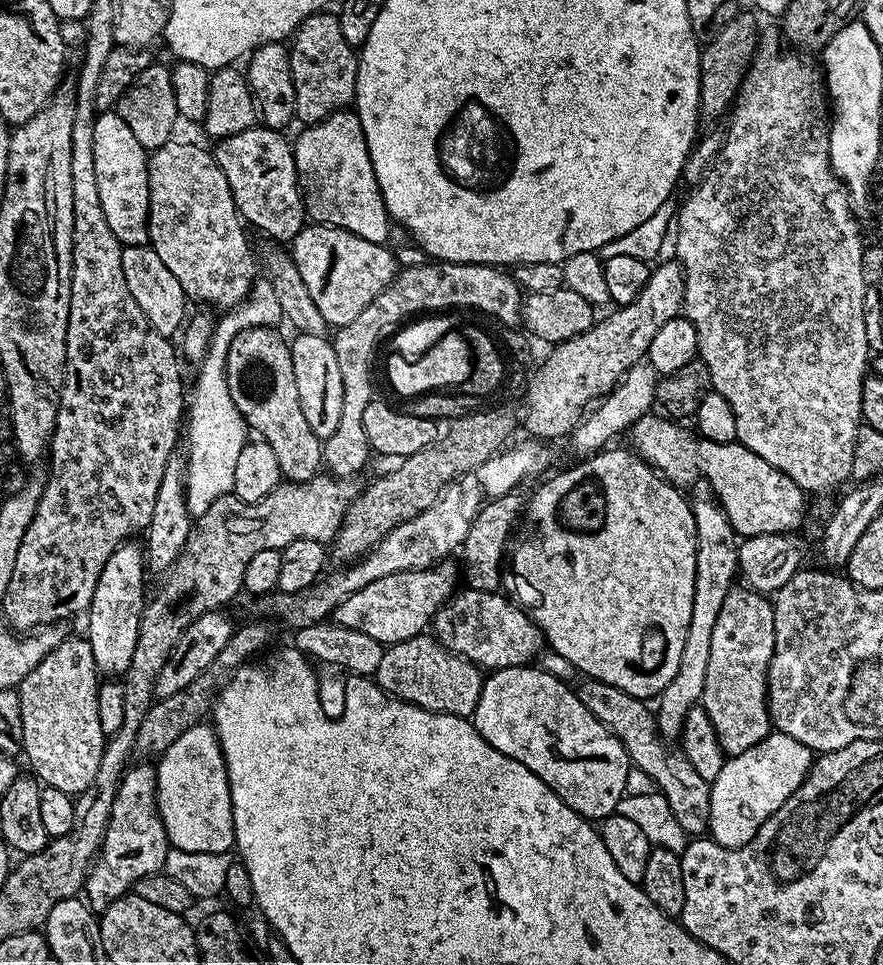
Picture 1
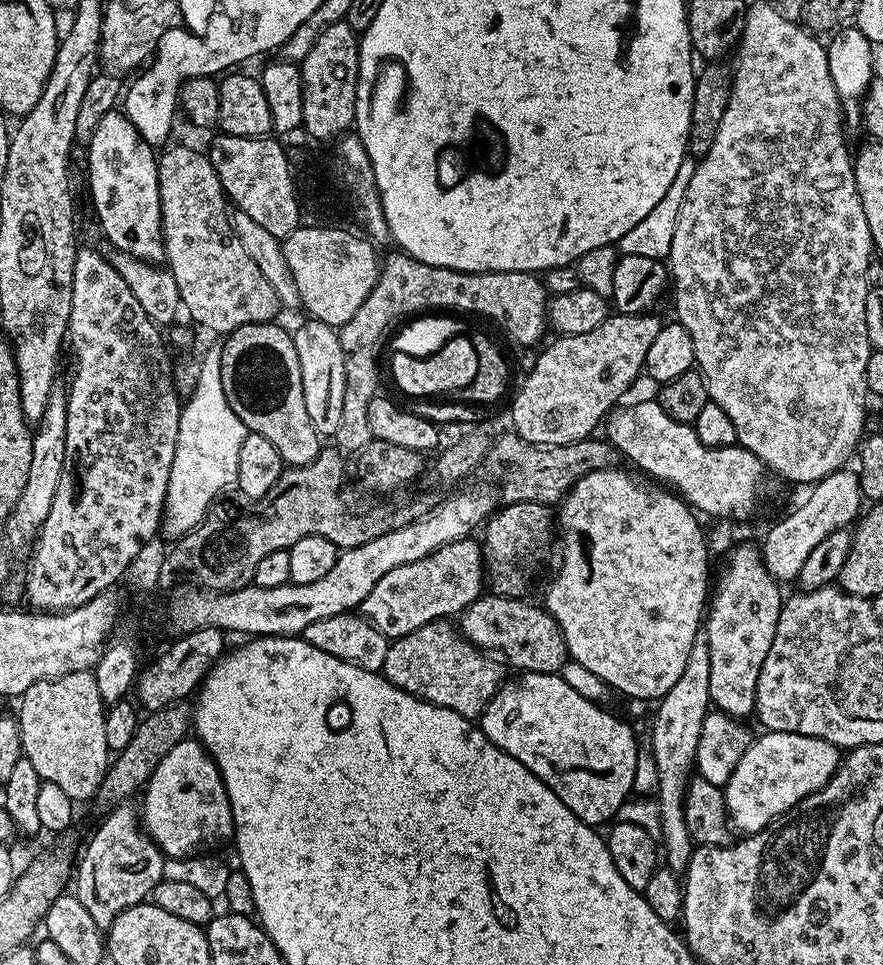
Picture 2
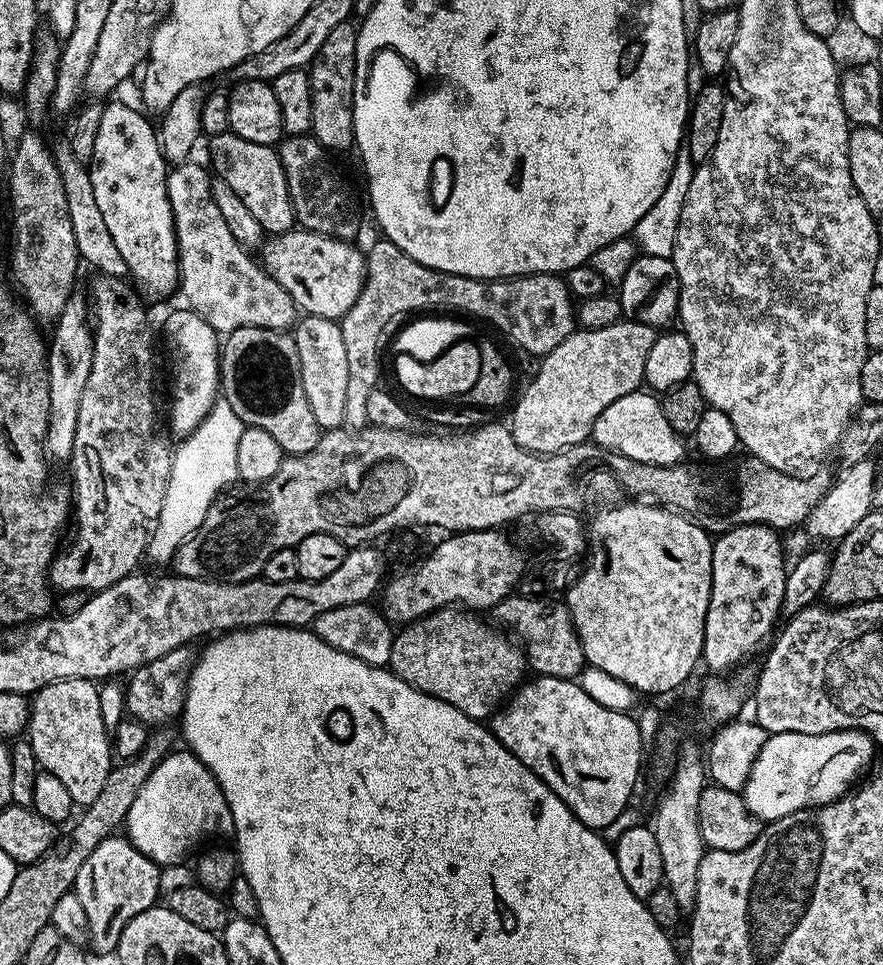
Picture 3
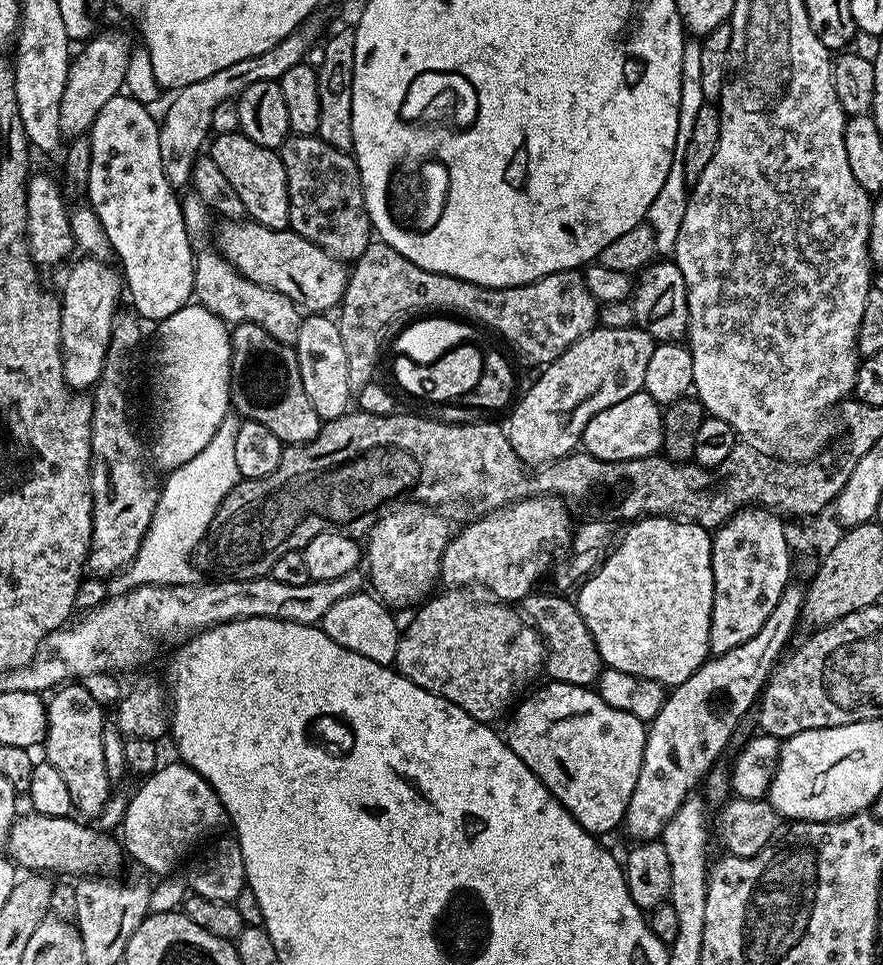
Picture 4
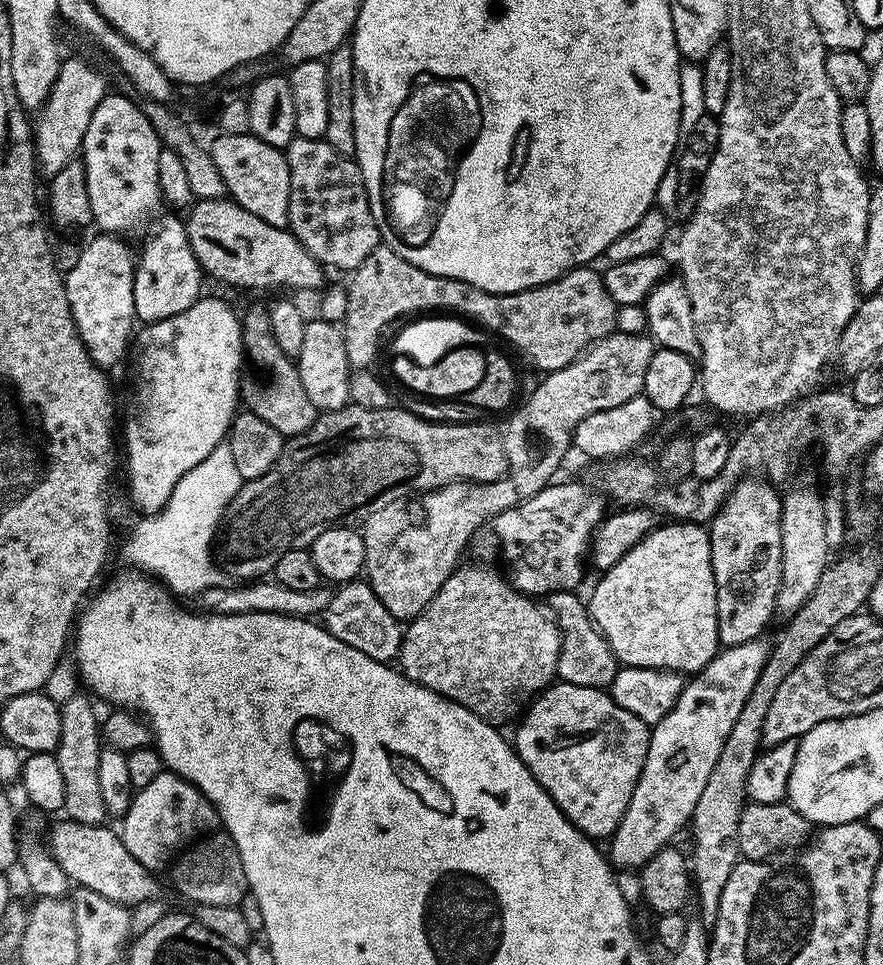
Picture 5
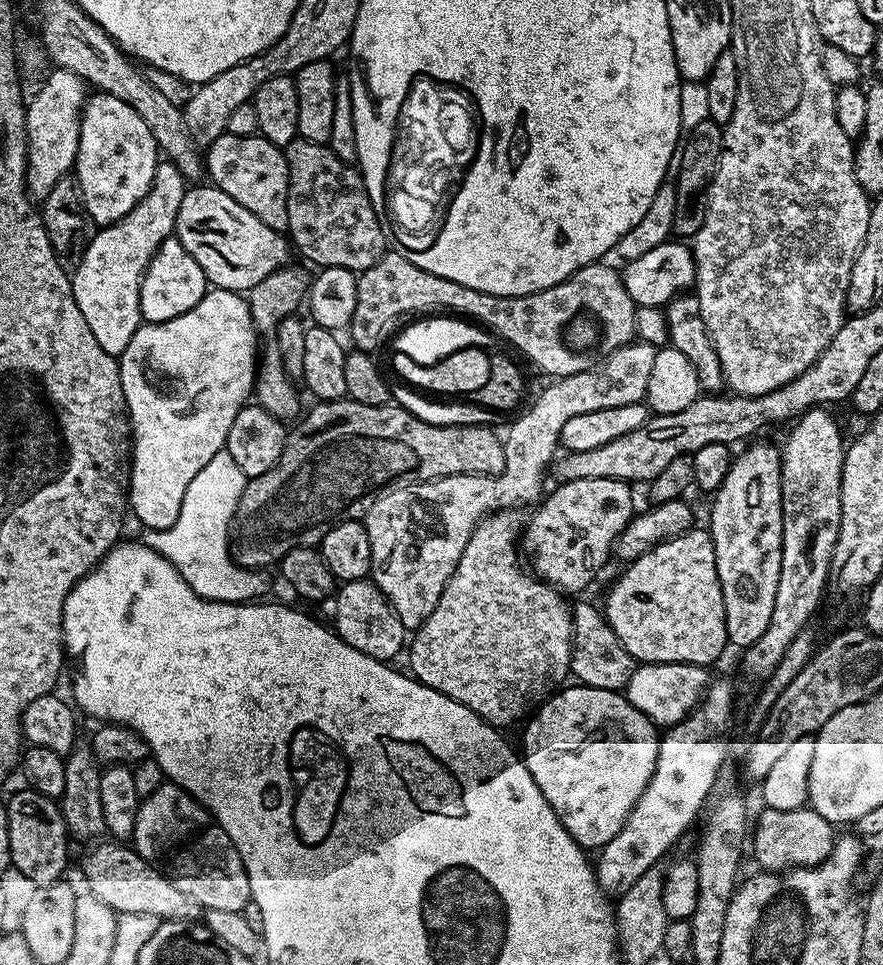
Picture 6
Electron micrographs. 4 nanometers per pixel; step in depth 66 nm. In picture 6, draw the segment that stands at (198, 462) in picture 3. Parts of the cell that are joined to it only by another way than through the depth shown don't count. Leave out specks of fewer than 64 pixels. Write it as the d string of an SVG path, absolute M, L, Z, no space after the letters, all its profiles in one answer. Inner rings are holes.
M228 451L214 454L214 458L210 458L202 470L198 470L194 482L190 482L174 526L143 533L143 543L171 562L180 571L184 581L192 587L194 594L207 600L243 604L267 597L264 595L268 592L269 573L242 567L236 563L229 548L232 519L248 482L249 477L238 470L238 462L230 458Z

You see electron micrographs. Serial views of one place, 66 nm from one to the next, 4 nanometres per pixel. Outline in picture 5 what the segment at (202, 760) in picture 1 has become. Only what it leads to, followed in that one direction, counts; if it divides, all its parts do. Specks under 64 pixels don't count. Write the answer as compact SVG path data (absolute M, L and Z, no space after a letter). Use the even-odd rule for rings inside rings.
M167 770L160 772L150 786L133 795L132 805L122 817L122 823L118 831L126 850L150 870L157 870L169 859L168 864L181 850L221 827L215 806L189 780Z

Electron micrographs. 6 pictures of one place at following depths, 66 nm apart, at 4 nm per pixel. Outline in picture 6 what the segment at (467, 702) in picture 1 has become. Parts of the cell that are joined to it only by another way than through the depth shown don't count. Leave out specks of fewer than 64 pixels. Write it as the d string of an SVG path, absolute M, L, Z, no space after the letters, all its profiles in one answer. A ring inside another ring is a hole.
M501 510L485 516L476 525L474 534L470 534L470 538L466 542L466 550L462 550L462 558L458 558L458 566L454 570L450 582L446 582L446 590L442 590L442 598L438 598L438 606L434 606L434 614L430 614L430 618L426 618L423 628L415 629L413 636L416 637L413 640L411 637L406 648L408 664L412 667L410 672L415 679L446 694L451 700L456 700L462 706L466 706L474 715L482 717L485 722L493 726L512 724L515 720L523 721L525 718L531 717L532 713L567 681L564 679L569 679L572 671L572 610L569 601L564 601L567 599L552 585L545 584L535 575L529 574L527 571L524 573L520 569L518 537L522 532L522 524L521 521L519 524L516 520L508 520L508 516L507 511Z

